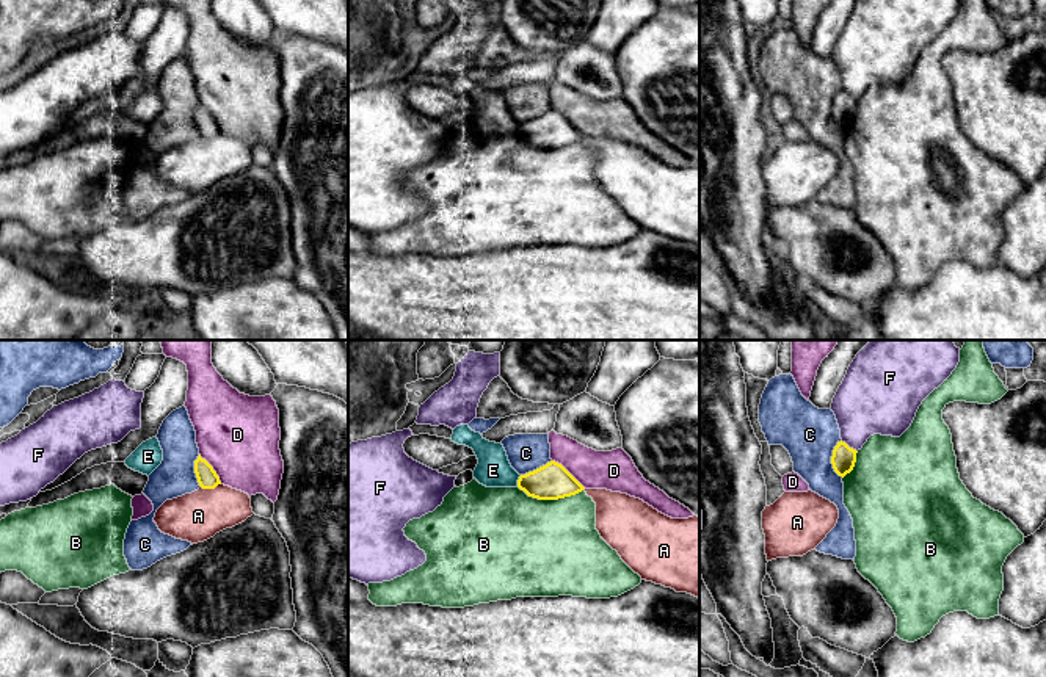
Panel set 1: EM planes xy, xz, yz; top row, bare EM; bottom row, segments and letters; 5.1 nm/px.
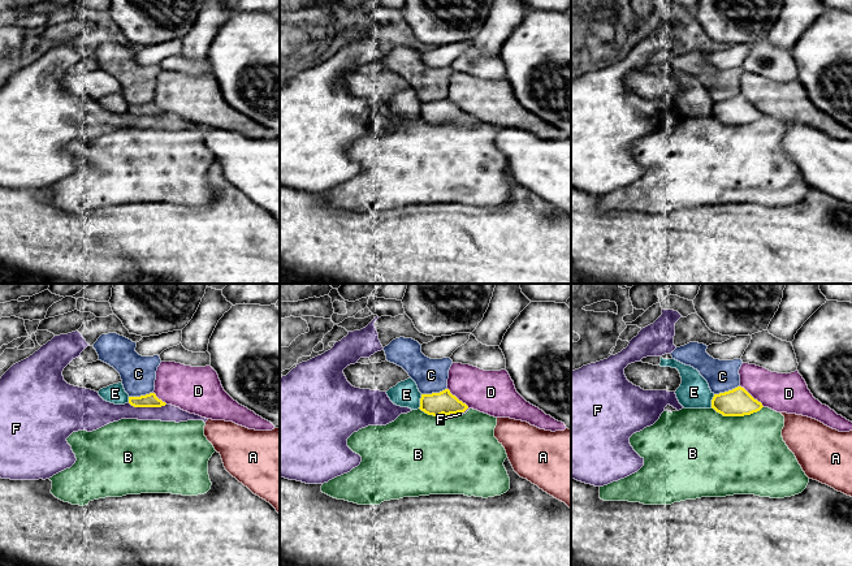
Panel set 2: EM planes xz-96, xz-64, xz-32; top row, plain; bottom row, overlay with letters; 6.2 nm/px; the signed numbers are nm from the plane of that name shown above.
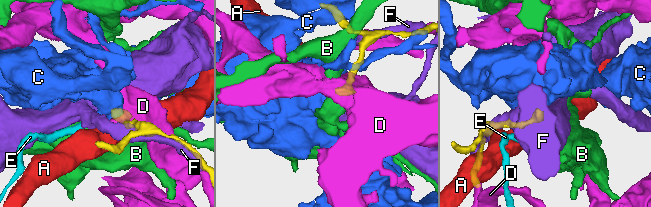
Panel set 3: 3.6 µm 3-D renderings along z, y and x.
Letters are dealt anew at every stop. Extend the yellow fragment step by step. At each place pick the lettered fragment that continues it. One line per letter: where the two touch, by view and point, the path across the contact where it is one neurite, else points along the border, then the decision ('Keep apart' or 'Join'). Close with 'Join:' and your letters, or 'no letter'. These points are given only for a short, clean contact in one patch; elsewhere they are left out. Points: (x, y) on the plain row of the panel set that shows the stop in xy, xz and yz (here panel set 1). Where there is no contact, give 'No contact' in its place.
A: Touches yellow at xy (210, 137). Boundary: xy (220, 132), (214, 137), (201, 137). Keep apart
B: Touches yellow at xz (551, 148). Boundary: xz (518, 135), (538, 148), (563, 148), (584, 138). Keep apart
C: Touches yellow at yz (831, 107). Boundary: yz (841, 88), (831, 105), (831, 116), (839, 126). Keep apart
D: Touches yellow at xz (568, 121). Keep apart
E: Touches yellow at xz (518, 130). Boundary: xz (521, 124), (516, 135). Keep apart
F: Touches yellow at yz (847, 94). Keep apart
Join: no letter

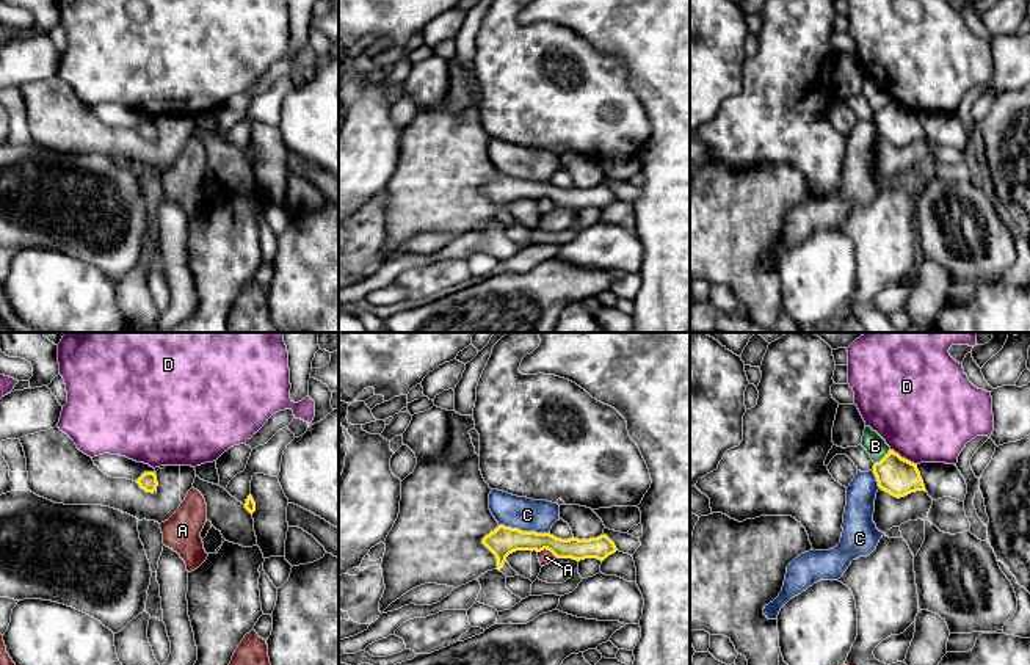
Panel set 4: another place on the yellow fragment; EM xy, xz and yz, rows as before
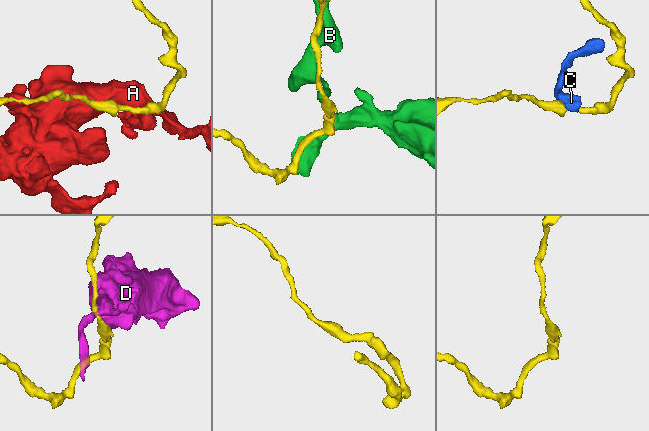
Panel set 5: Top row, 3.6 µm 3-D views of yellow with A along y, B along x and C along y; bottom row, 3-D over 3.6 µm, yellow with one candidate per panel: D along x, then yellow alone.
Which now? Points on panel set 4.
A: Touches yellow at xz (547, 198). Boundary: xz (538, 199), (549, 198), (557, 206). Keep apart
B: Touches yellow at yz (884, 105). Boundary: yz (889, 98), (875, 112). Keep apart
C: Touches yellow at xz (524, 181). Boundary: xz (499, 173), (549, 182). Keep apart
D: Touches yellow at yz (903, 107). Keep apart
Join: no letter

